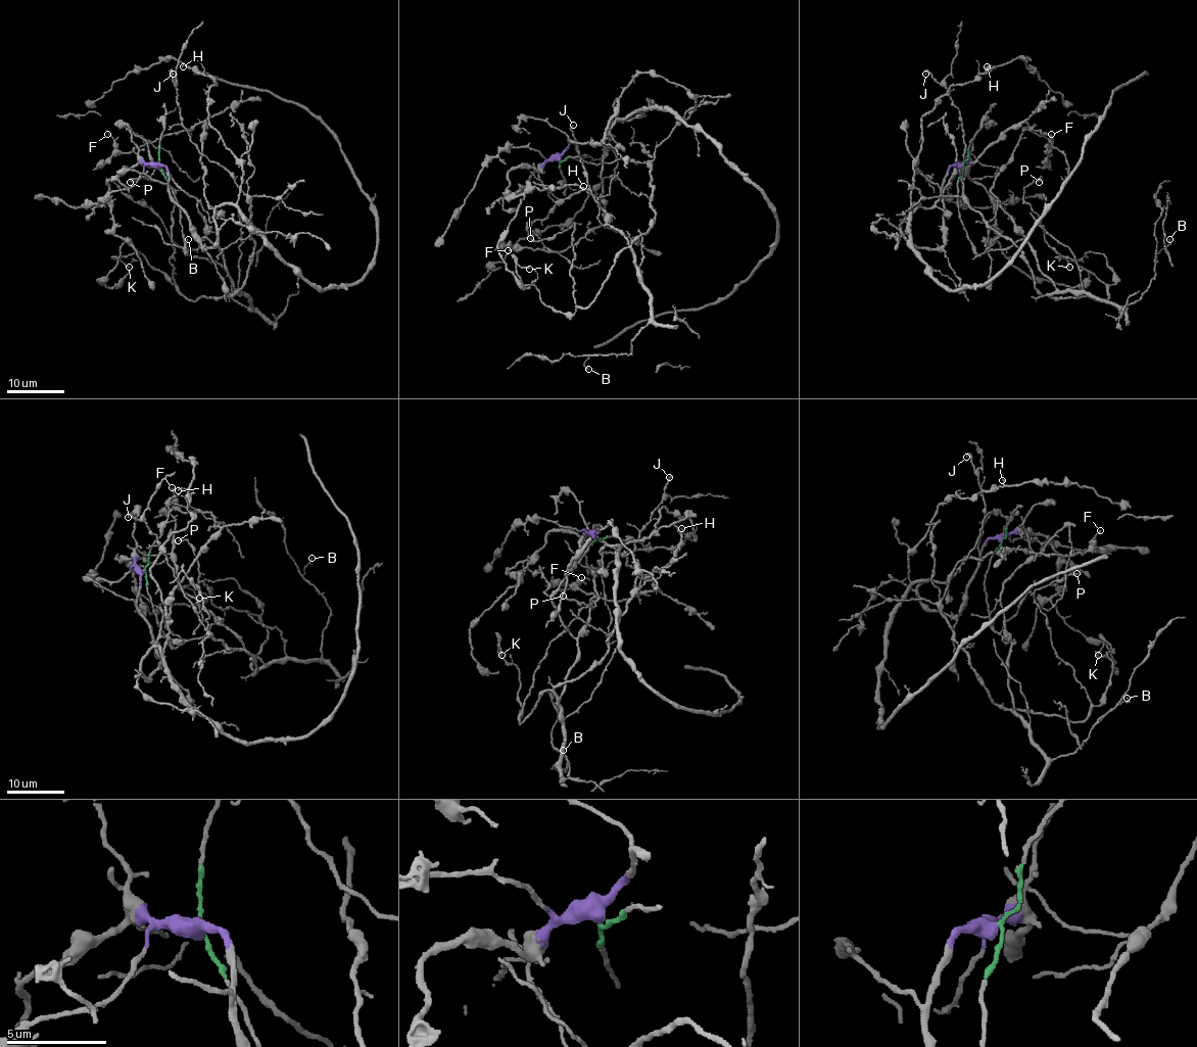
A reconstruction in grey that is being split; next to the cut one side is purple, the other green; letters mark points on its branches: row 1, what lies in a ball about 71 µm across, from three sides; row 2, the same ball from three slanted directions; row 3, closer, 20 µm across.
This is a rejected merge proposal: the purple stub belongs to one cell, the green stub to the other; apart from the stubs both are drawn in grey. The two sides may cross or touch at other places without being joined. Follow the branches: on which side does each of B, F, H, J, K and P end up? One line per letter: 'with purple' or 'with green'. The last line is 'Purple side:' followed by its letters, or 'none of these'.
B: with green
F: with purple
H: with purple
J: with green
K: with green
P: with green
Purple side: F, H

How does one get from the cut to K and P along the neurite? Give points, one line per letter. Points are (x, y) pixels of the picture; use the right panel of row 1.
K: (963, 164), (958, 218), (978, 254), (1025, 238), (1048, 295), (1108, 298), (1113, 272), (1101, 253), (1068, 268)
P: (963, 164), (958, 218), (978, 254), (1025, 238), (1048, 295), (1105, 300), (1047, 243), (1023, 199), (1040, 182)

